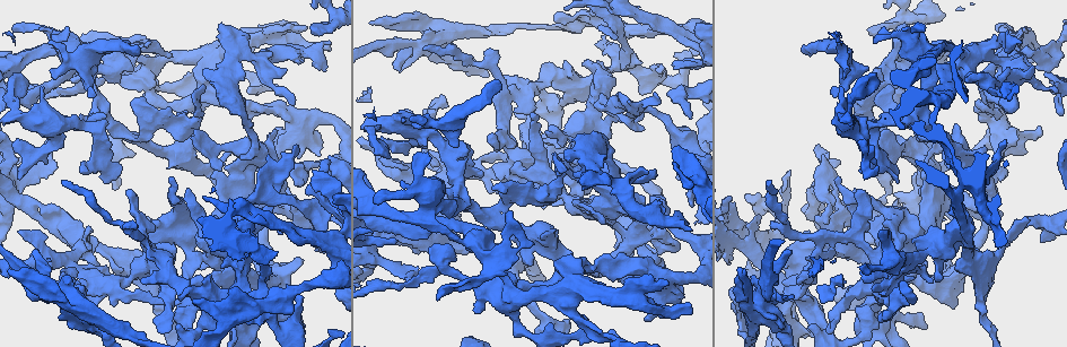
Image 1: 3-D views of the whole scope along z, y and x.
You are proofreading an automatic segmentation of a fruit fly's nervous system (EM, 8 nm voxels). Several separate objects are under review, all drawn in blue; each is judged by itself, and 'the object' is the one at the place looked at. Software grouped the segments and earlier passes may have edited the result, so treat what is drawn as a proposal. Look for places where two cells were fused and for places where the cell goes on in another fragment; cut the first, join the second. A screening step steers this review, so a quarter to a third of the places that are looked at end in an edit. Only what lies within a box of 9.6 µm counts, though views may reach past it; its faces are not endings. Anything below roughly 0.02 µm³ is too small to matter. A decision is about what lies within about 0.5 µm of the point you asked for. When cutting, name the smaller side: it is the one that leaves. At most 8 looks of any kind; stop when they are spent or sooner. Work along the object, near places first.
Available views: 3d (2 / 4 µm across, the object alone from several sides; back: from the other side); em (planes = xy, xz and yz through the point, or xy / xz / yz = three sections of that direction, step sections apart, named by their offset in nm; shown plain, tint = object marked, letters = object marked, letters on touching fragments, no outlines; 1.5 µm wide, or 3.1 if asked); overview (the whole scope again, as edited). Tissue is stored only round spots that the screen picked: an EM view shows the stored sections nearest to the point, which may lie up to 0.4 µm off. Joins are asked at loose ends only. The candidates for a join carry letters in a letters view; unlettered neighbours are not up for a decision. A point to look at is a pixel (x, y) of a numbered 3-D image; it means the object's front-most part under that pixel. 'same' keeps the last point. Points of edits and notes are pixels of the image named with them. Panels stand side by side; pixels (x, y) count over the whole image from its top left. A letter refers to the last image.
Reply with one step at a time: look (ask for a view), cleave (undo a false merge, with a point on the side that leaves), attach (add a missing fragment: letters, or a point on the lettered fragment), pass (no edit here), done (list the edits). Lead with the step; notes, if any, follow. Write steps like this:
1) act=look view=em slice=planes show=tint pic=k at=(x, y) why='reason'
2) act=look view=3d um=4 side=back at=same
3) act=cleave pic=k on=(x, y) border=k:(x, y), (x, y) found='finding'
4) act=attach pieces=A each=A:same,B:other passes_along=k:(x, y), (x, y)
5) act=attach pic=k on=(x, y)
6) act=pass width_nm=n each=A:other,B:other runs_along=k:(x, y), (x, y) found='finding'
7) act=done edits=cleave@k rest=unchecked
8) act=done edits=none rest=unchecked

act=look view=em slice=planes show=letters pic=1 at=(423, 31) why='thick end'

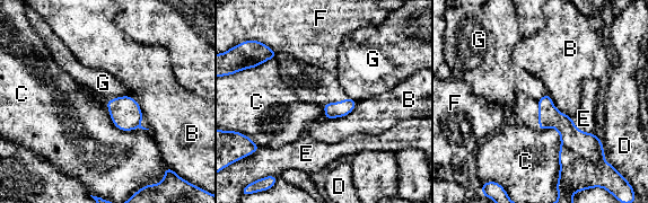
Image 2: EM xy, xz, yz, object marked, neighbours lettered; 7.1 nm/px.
act=pass each=B:other,C:other,D:other,E:other,F:other,G:other border=2:(536, 129), (559, 134), (558, 179) found='no lettered fragment goes on from it'

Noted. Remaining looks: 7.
act=look view=em slice=yz step=8 show=letters pic=1 at=(393, 239) why='an open end'

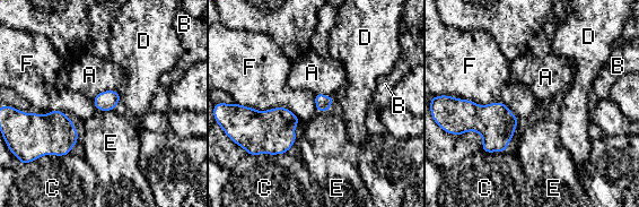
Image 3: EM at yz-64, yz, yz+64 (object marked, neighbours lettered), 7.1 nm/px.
act=pass each=A:other,B:other,C:other,D:other,E:other,F:other border=3:(238, 103), (288, 108), (302, 121) found='no lettered fragment goes on from it'

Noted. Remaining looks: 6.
act=look view=em slice=planes show=letters pic=1 at=(889, 56) why='two arms in line, one across'

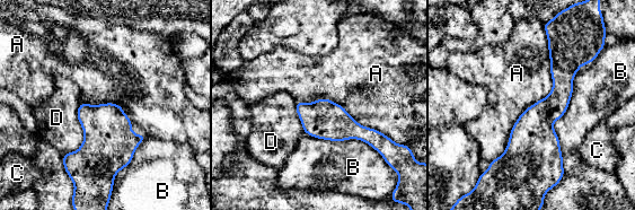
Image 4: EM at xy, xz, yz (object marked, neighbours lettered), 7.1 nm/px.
act=pass each=A:other,B:other,C:other,D:other runs_along=4:(553, 41), (561, 95), (535, 123), (530, 174) found='one cell here'

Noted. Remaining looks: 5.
act=look view=em slice=planes show=letters pic=1 at=(693, 223) why='free end'

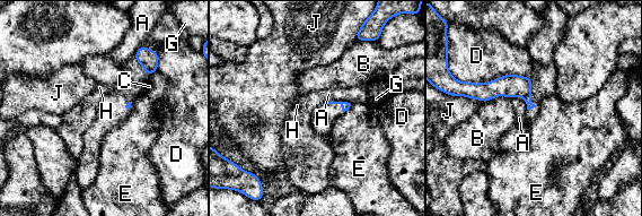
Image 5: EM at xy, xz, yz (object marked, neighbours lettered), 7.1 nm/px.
act=pass each=A:other,B:other,C:other,D:other,E:other,G:other,H:other,J:other border=5:(510, 98), (521, 97), (527, 109) found='no lettered fragment goes on from it'

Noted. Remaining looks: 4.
act=done edits=none rest=unchecked

